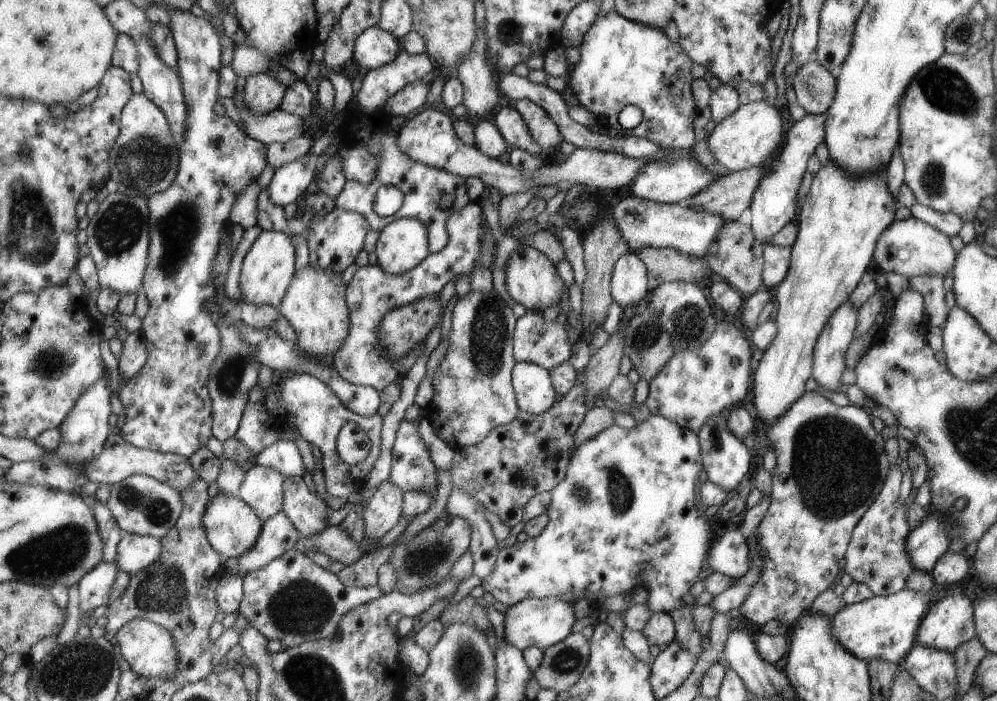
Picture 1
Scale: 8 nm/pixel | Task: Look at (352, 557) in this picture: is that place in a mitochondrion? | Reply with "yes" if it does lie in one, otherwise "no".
no

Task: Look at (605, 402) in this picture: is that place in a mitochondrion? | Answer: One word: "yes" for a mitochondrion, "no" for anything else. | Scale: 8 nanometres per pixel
no

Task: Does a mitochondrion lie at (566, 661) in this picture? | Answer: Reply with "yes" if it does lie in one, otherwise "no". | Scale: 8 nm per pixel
yes

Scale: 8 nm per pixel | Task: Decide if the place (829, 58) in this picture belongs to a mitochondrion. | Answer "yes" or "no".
no

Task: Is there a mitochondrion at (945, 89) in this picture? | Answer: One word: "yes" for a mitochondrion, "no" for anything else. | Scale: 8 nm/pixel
yes

